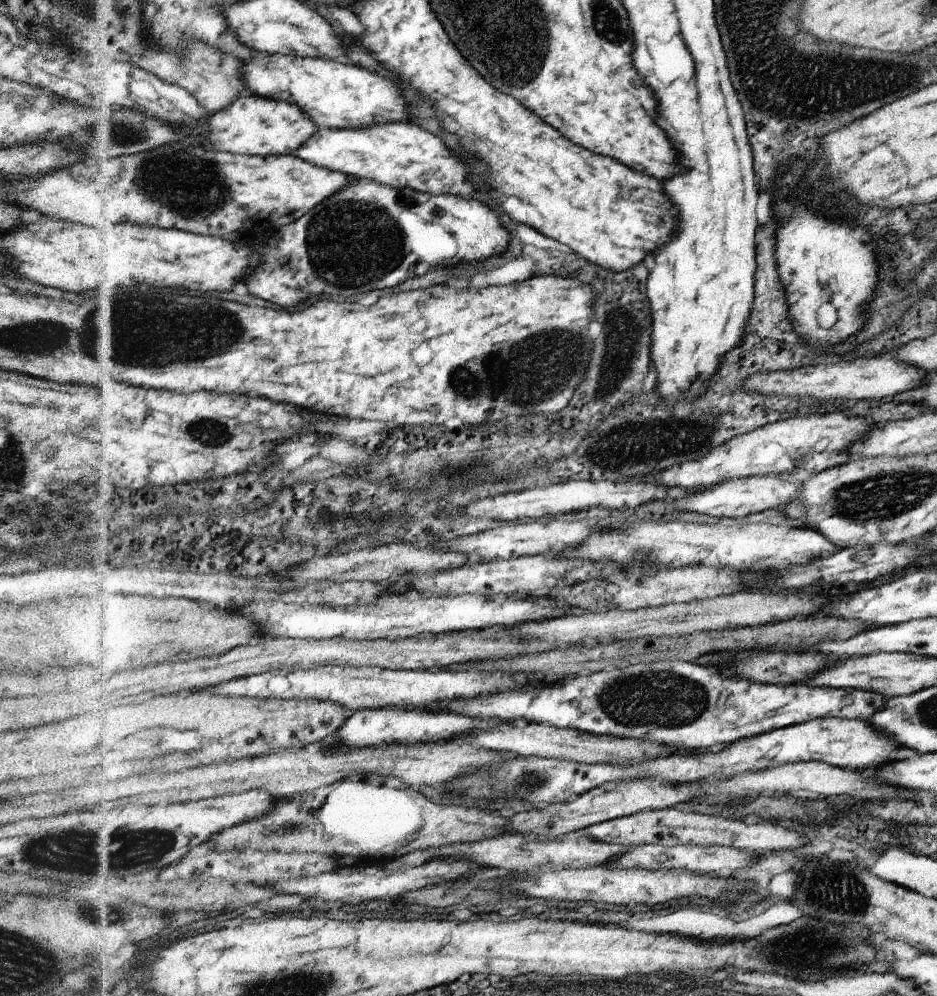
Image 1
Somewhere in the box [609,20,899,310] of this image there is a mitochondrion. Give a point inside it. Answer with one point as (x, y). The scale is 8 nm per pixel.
(849, 103)

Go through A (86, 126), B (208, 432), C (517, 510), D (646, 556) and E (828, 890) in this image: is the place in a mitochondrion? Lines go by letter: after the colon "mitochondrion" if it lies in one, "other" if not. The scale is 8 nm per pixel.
A: mitochondrion
B: mitochondrion
C: other
D: mitochondrion
E: mitochondrion

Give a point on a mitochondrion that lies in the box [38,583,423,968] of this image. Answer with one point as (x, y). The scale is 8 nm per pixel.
(89, 912)

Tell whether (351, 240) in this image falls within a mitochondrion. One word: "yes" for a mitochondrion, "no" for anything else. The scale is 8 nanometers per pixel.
yes

